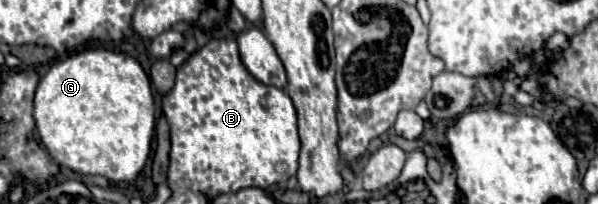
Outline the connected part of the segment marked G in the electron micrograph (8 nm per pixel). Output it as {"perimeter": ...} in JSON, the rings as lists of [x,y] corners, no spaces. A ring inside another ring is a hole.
{"perimeter":[[[87,48],[52,64],[37,84],[33,118],[41,144],[45,146],[49,156],[59,166],[65,166],[77,174],[97,174],[105,176],[109,182],[134,184],[145,162],[149,160],[155,130],[151,84],[139,62],[121,51]]]}

